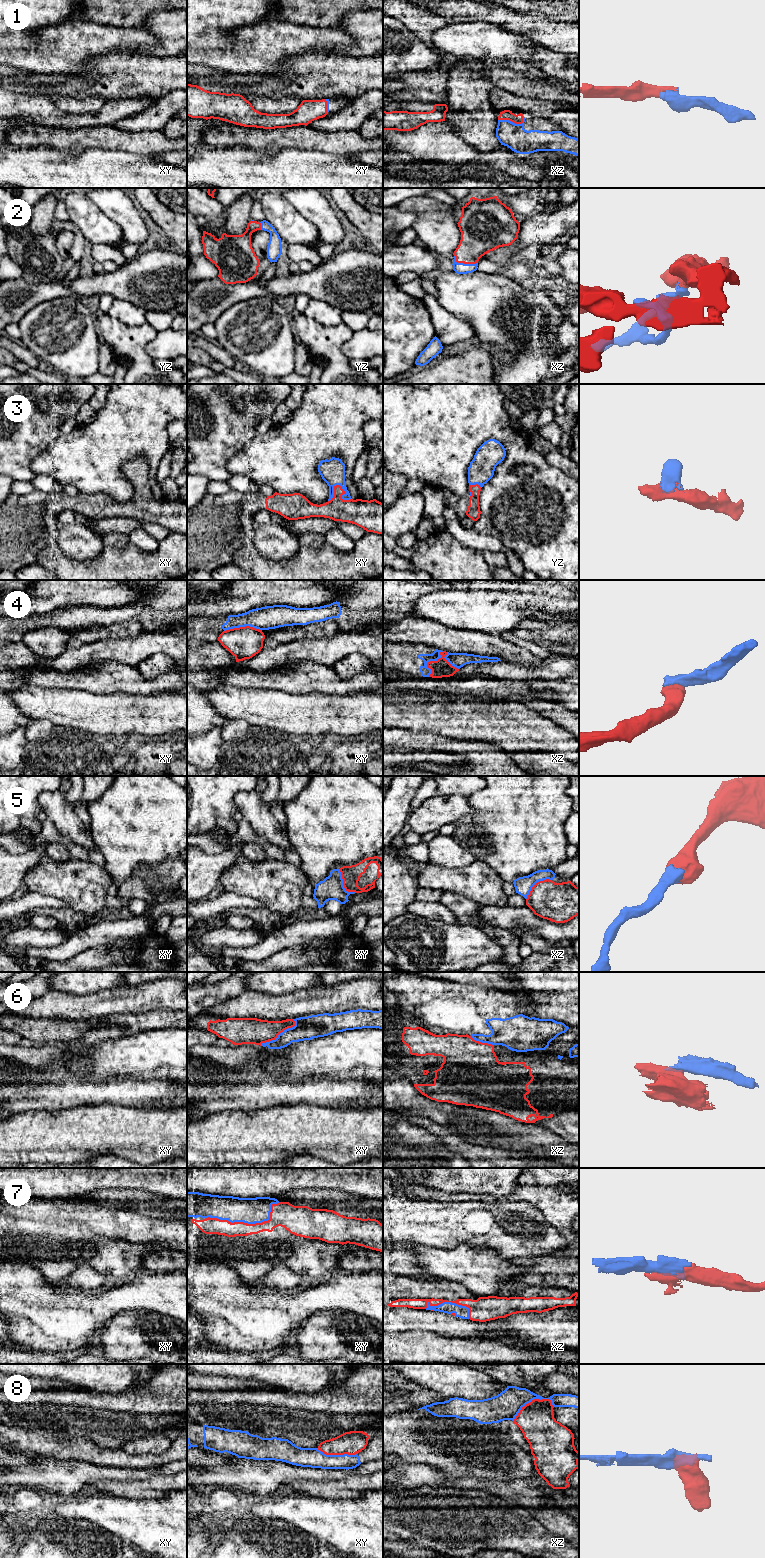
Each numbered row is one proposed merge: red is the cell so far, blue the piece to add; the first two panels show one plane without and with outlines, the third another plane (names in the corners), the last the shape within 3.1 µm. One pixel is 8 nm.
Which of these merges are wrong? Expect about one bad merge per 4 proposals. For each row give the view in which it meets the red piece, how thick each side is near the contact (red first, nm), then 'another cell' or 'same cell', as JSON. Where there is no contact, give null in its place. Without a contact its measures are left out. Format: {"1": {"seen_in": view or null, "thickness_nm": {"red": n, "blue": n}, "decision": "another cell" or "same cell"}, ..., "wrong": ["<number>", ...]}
{"1": {"seen_in": "xz", "thickness_nm": {"red": 80, "blue": 200}, "decision": "same cell"}, "2": {"seen_in": "xz", "thickness_nm": {"red": 300, "blue": 100}, "decision": "same cell"}, "3": {"seen_in": "xy", "thickness_nm": {"red": 200, "blue": 200}, "decision": "same cell"}, "4": {"seen_in": "xz", "thickness_nm": {"red": 140, "blue": 80}, "decision": "another cell"}, "5": {"seen_in": "xz", "thickness_nm": {"red": 320, "blue": 140}, "decision": "same cell"}, "6": {"seen_in": "xy", "thickness_nm": {"red": 200, "blue": 190}, "decision": "another cell"}, "7": {"seen_in": "xy", "thickness_nm": {"red": 130, "blue": 200}, "decision": "same cell"}, "8": {"seen_in": "xz", "thickness_nm": {"red": 300, "blue": 220}, "decision": "another cell"}, "wrong": ["4", "6", "8"]}

